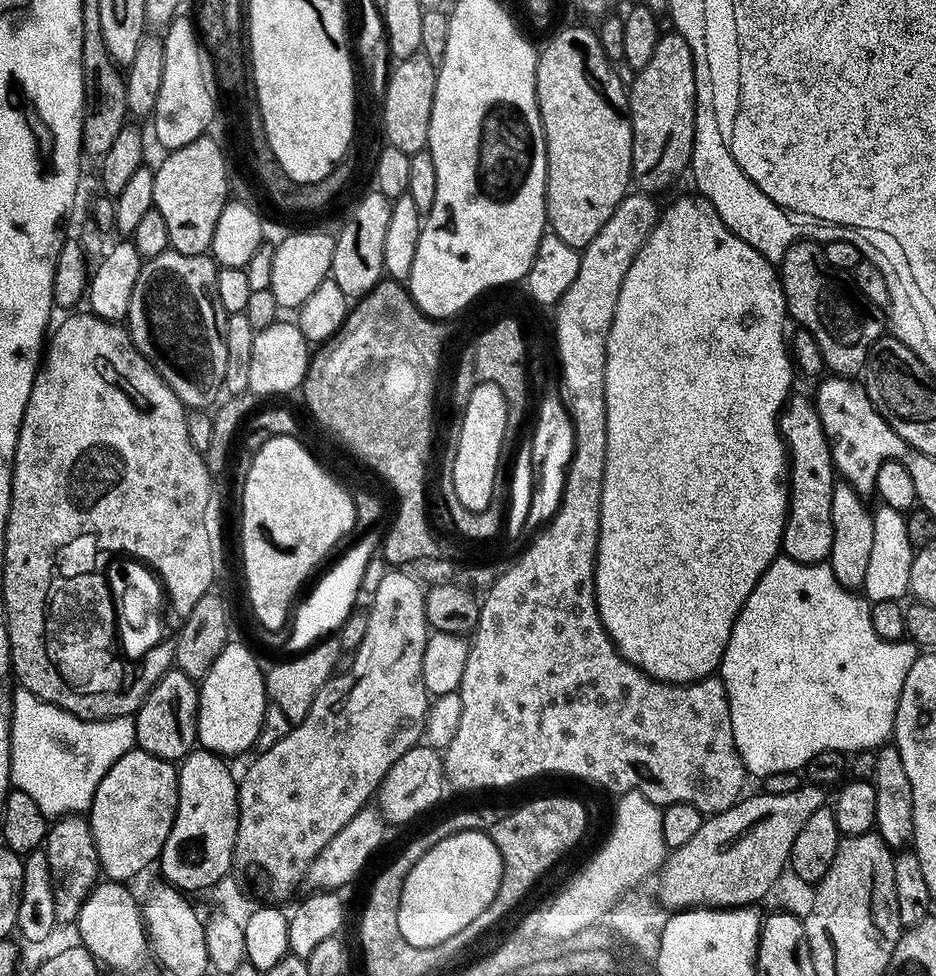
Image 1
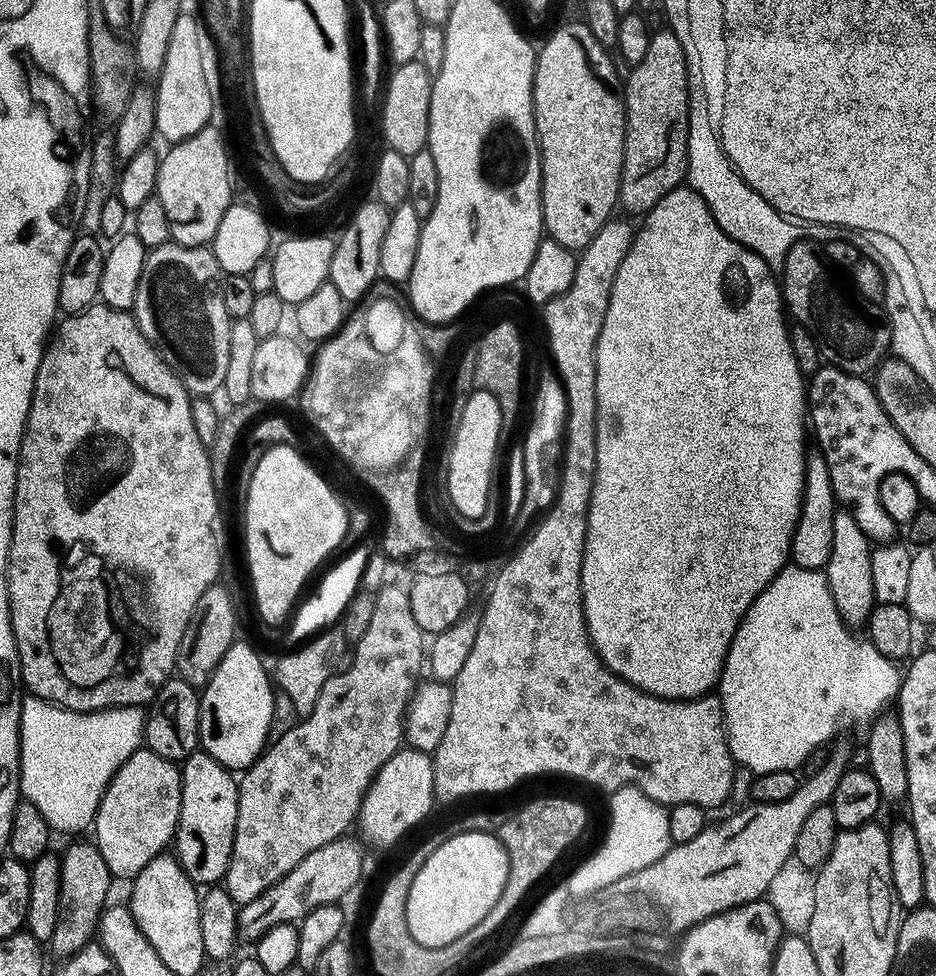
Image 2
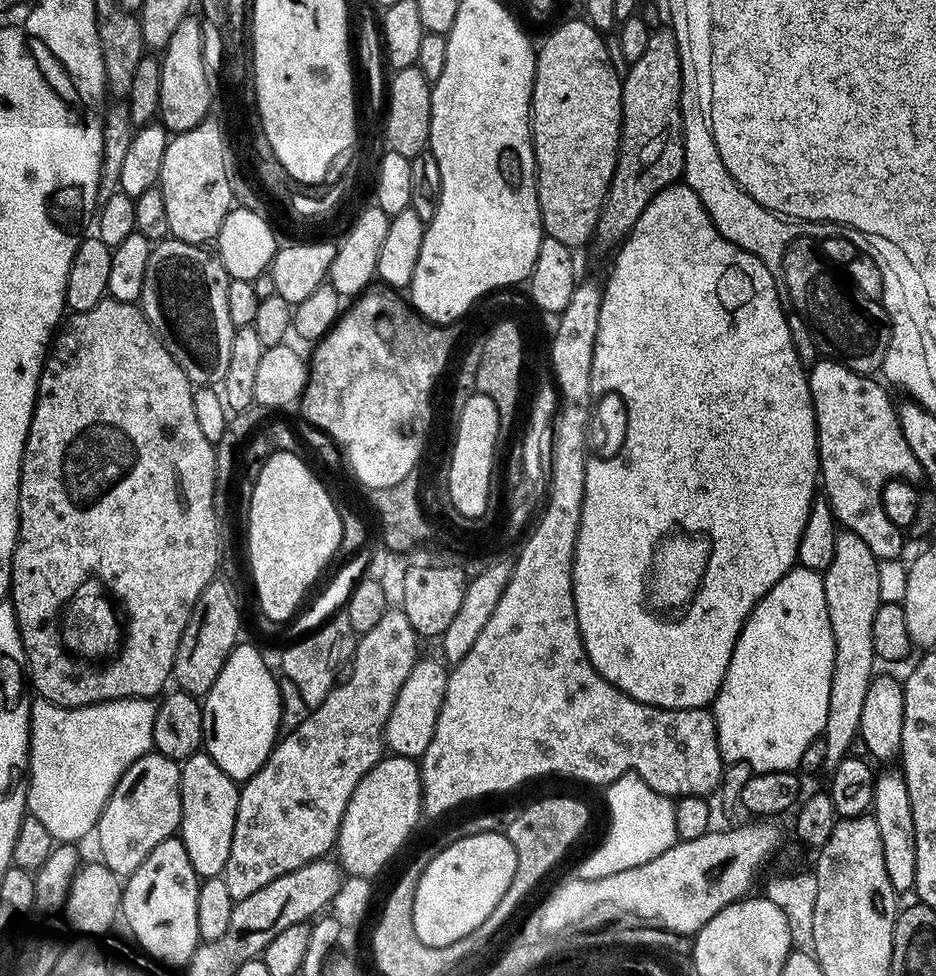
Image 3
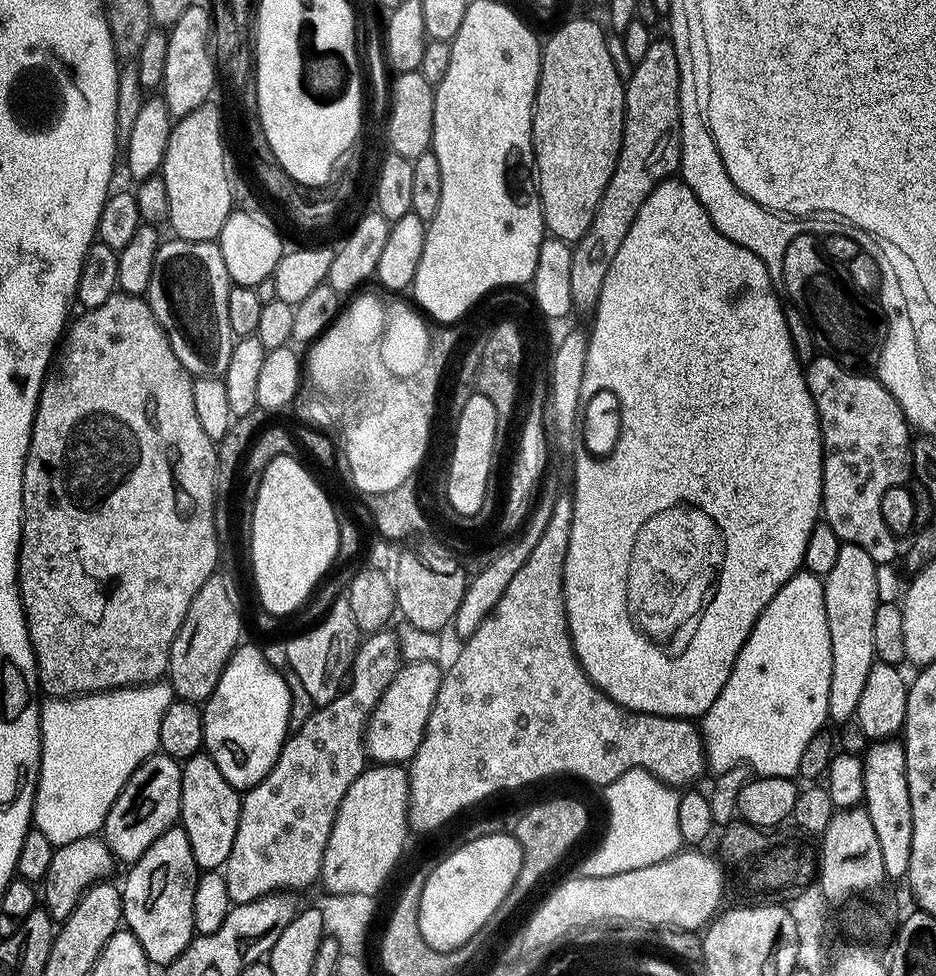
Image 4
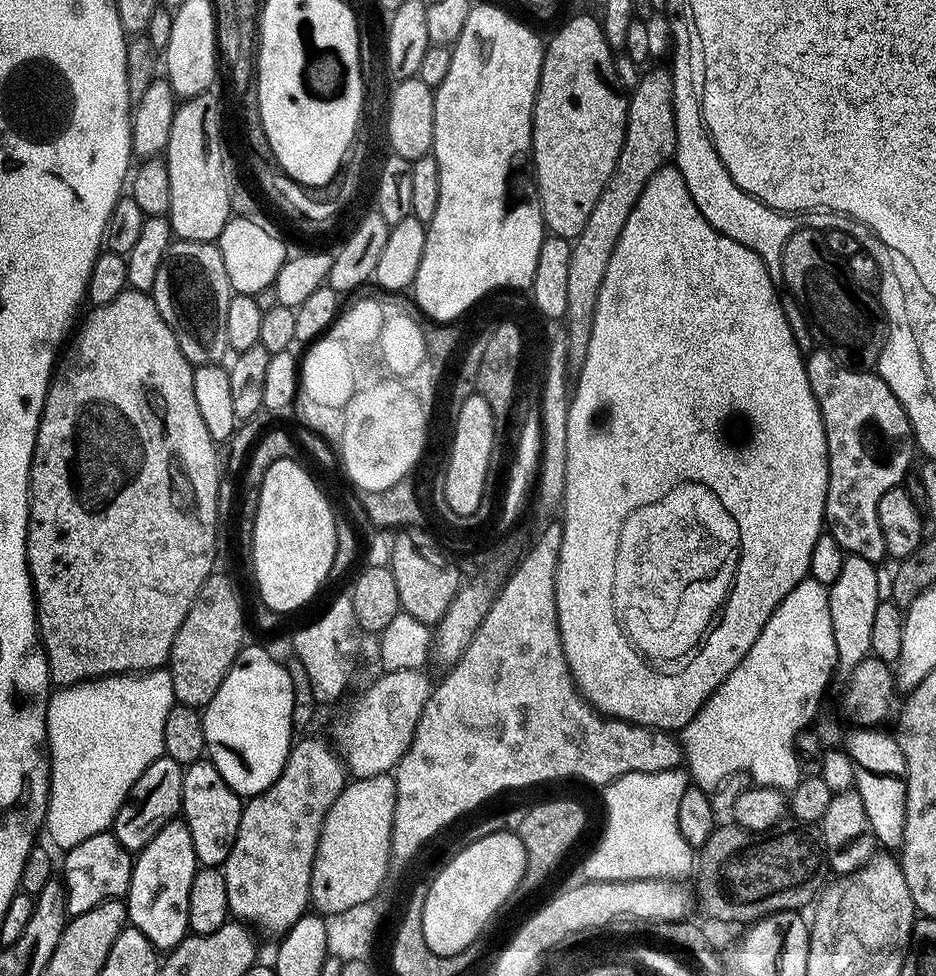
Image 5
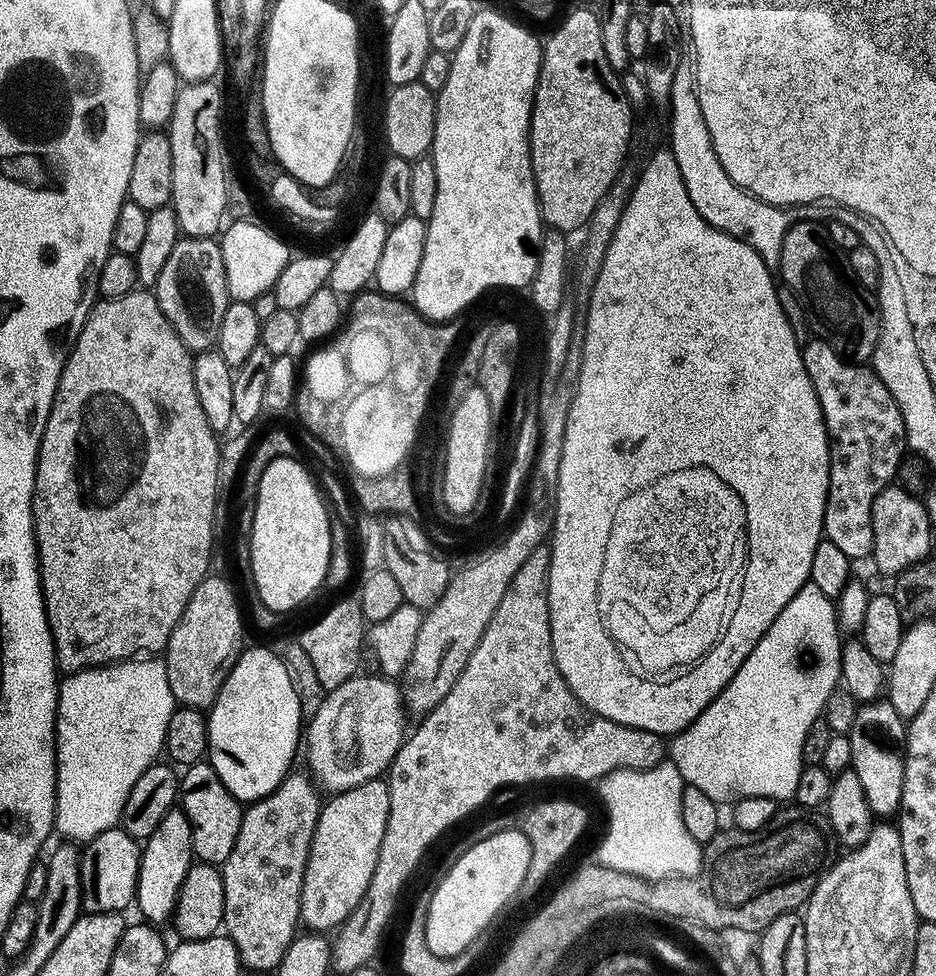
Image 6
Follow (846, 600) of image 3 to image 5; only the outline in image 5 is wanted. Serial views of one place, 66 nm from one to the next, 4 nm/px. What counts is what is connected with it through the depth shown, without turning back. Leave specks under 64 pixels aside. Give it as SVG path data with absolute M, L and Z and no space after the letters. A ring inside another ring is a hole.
M845 555L838 578L827 585L830 602L830 626L834 630L836 663L839 671L850 674L871 653L870 637L873 631L874 614L882 601L880 576L877 565L866 562L866 558Z

